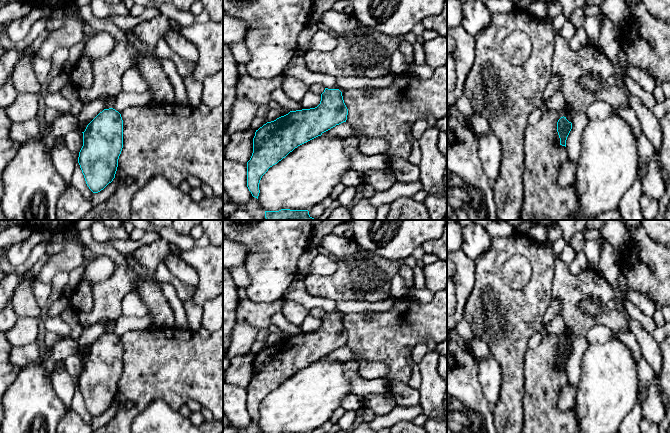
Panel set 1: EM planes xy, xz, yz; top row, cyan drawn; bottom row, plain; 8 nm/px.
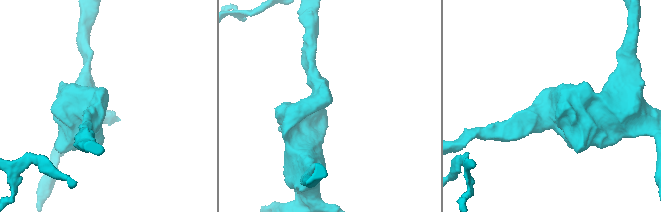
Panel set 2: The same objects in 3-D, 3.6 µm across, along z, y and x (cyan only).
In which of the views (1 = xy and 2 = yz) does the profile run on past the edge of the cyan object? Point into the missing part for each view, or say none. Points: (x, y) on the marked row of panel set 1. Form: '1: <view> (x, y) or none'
1: none
2: none

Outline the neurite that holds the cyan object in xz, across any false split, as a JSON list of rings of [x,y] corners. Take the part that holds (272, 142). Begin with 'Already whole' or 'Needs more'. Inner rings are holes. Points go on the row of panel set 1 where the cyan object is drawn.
Already whole. [[[325,88],[320,104],[315,108],[290,111],[288,114],[267,122],[255,132],[253,153],[247,162],[247,187],[252,196],[258,199],[259,183],[270,167],[277,164],[298,146],[321,136],[331,128],[346,122],[348,109],[339,89]]]

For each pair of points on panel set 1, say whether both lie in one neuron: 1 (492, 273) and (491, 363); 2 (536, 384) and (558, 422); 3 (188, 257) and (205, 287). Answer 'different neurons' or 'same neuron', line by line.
1: different neurons
2: same neuron
3: same neuron

